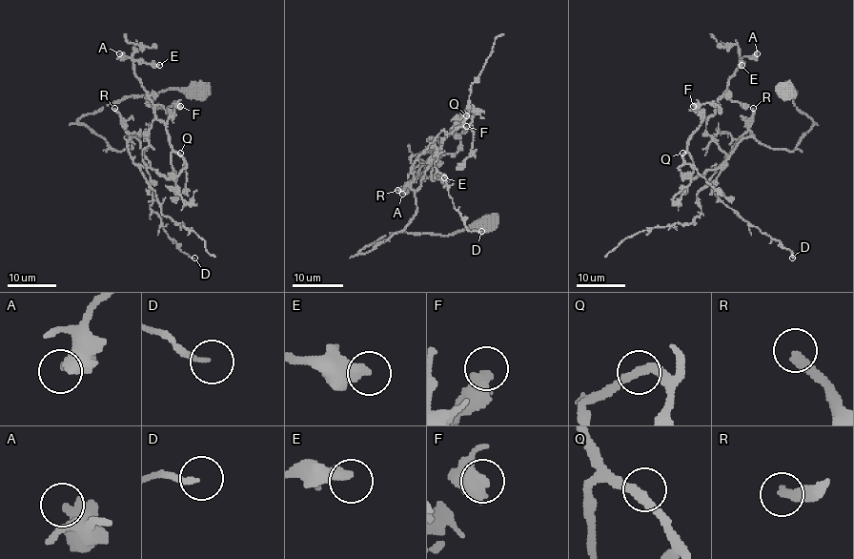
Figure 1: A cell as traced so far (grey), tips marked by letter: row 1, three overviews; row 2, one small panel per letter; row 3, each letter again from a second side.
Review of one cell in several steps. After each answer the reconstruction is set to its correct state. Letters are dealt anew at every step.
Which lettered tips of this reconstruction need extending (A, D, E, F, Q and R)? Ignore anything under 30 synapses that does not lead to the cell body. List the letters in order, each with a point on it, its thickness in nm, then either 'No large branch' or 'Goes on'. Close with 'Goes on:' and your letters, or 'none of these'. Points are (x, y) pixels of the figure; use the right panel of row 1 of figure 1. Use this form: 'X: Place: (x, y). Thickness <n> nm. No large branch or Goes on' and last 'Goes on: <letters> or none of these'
A: Place: (757, 53). Thickness 500 nm. No large branch
D: Place: (792, 258). Thickness 180 nm. No large branch
E: Place: (742, 65). Thickness 400 nm. No large branch
F: Place: (693, 106). Thickness 550 nm. No large branch
Q: Place: (682, 153). Thickness 280 nm. No large branch
R: Place: (753, 108). Thickness 320 nm. Goes on
Goes on: R

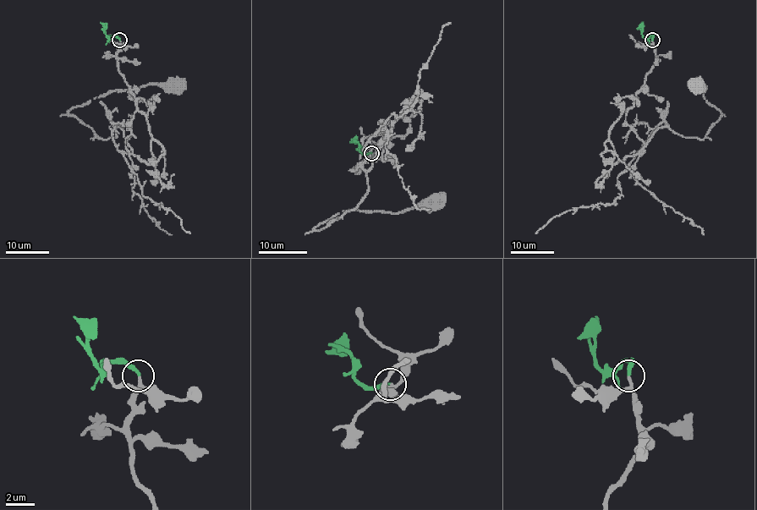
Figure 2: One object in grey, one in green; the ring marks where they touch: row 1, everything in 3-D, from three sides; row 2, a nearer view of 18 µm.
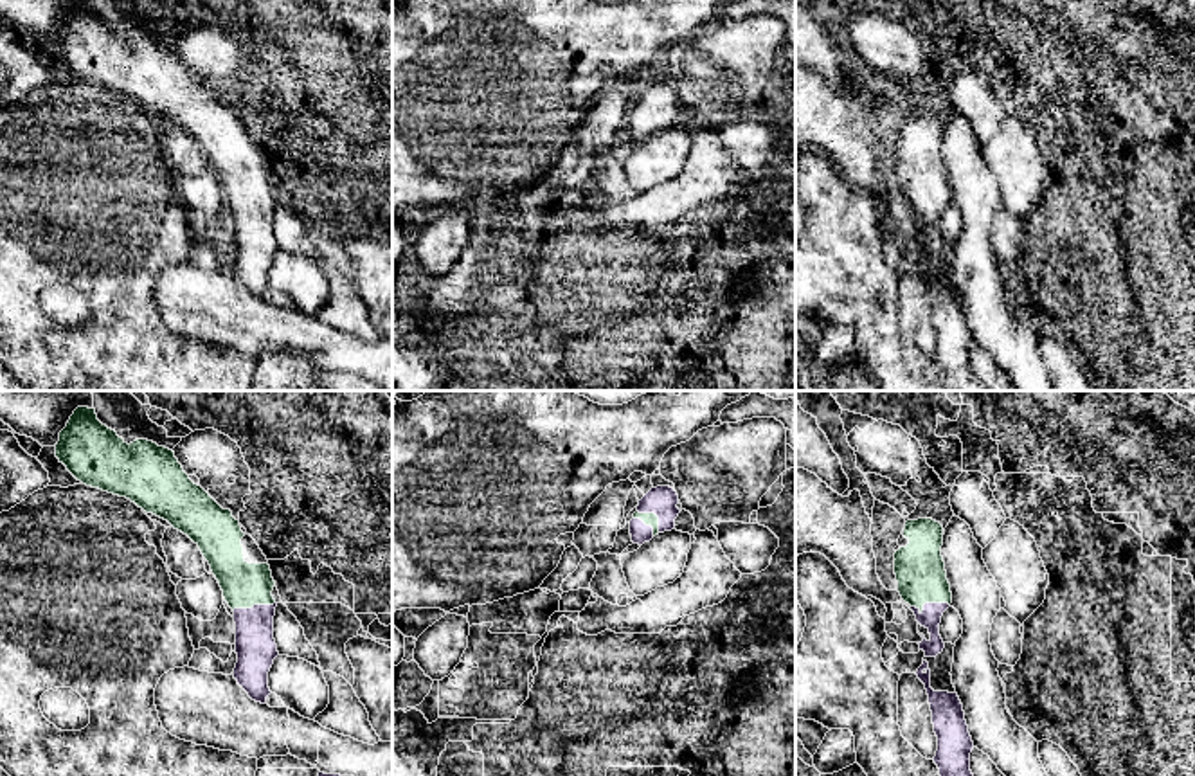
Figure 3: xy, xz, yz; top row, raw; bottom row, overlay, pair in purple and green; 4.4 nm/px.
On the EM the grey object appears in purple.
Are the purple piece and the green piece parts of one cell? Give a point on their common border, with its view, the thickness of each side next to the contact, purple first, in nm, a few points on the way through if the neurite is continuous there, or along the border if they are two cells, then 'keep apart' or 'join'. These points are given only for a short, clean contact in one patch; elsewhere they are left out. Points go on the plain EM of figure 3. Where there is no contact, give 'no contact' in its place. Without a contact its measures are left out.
contact yz (929, 200); calibres 100 and 220 nm; way yz (931, 213), (929, 200), (920, 168); join

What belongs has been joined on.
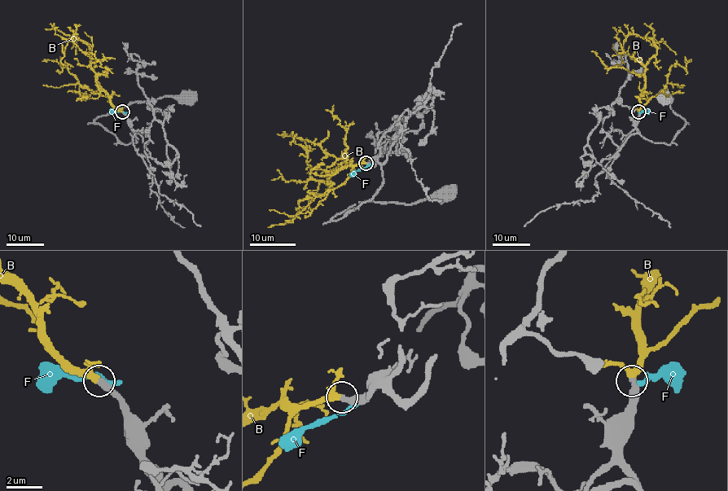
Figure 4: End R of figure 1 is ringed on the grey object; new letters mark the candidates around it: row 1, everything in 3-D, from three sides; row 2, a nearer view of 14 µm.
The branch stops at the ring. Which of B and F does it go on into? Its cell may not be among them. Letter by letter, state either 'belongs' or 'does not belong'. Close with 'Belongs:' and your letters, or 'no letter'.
B: belongs
F: does not belong
Belongs: B

